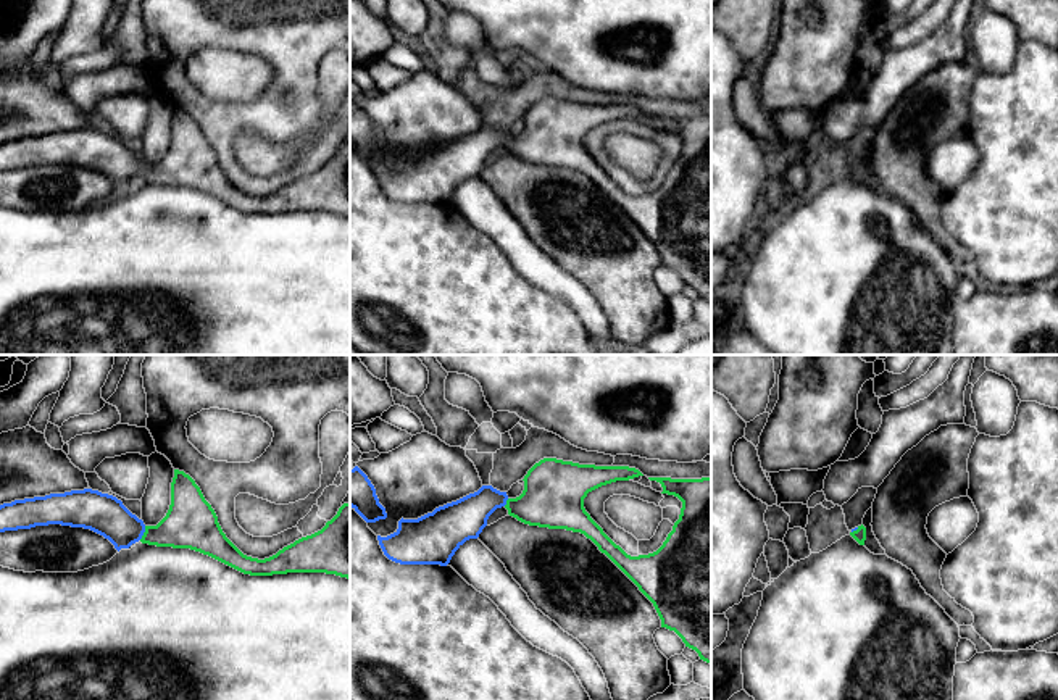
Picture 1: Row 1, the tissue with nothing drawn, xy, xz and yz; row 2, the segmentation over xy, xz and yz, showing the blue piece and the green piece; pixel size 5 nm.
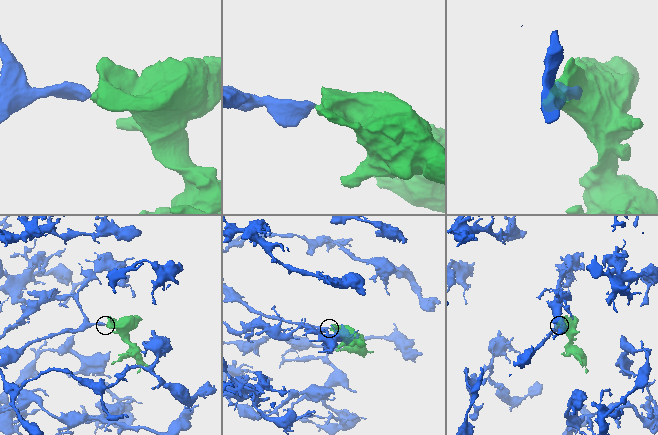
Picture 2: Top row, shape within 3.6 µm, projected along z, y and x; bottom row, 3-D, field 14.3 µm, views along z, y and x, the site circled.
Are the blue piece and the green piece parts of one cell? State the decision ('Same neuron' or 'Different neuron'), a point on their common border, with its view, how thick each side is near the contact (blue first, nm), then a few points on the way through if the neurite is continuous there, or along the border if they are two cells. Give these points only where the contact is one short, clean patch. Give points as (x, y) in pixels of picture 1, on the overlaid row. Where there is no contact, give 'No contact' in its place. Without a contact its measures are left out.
Same neuron. Touches blue at xy (144, 531). Thickness 200 nm (blue) against 260 nm. Path across: xy (102, 513), (123, 529), (144, 531), (173, 531), (191, 523)

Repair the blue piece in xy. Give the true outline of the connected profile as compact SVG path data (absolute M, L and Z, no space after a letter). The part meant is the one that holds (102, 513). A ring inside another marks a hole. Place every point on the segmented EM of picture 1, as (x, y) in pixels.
M174 469L171 482L169 510L156 526L145 526L121 500L92 489L0 505L0 532L48 524L90 529L108 539L118 552L139 540L190 548L250 576L326 573L350 579L350 502L321 531L258 560L244 555L226 537L200 487L179 469Z

